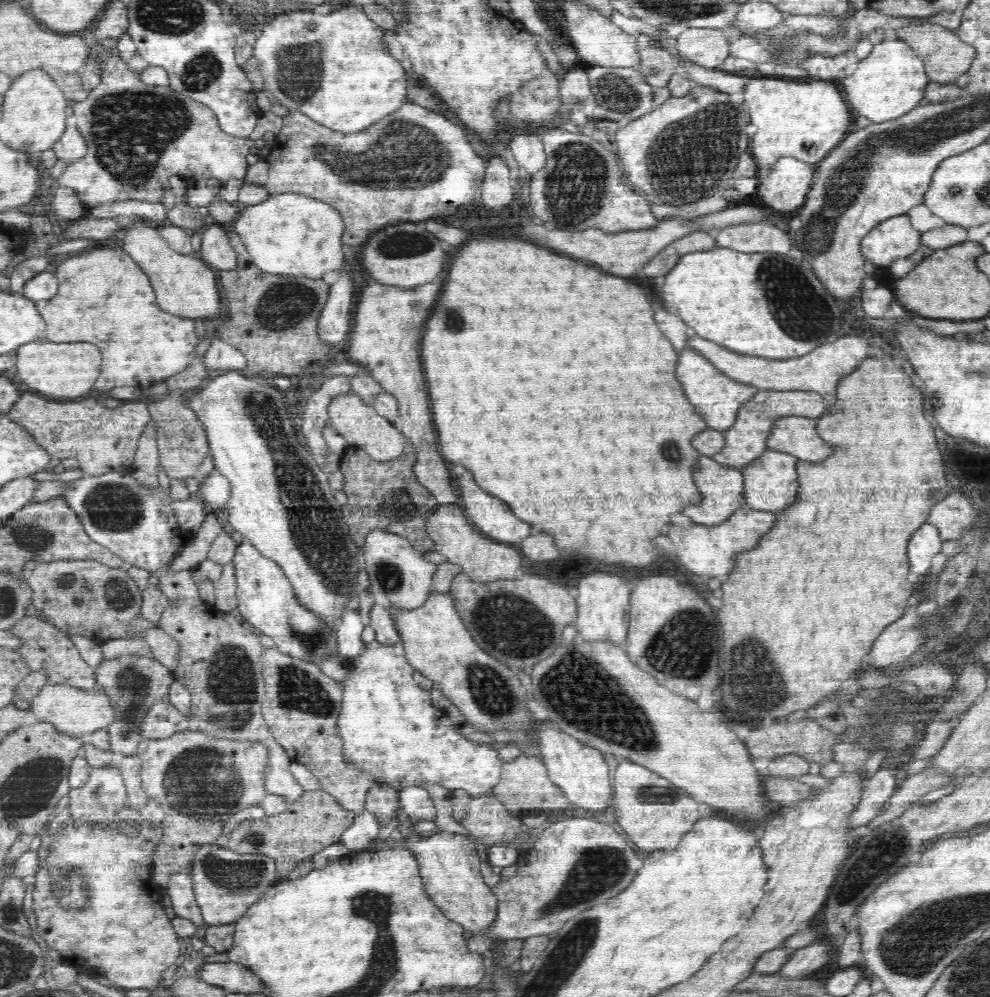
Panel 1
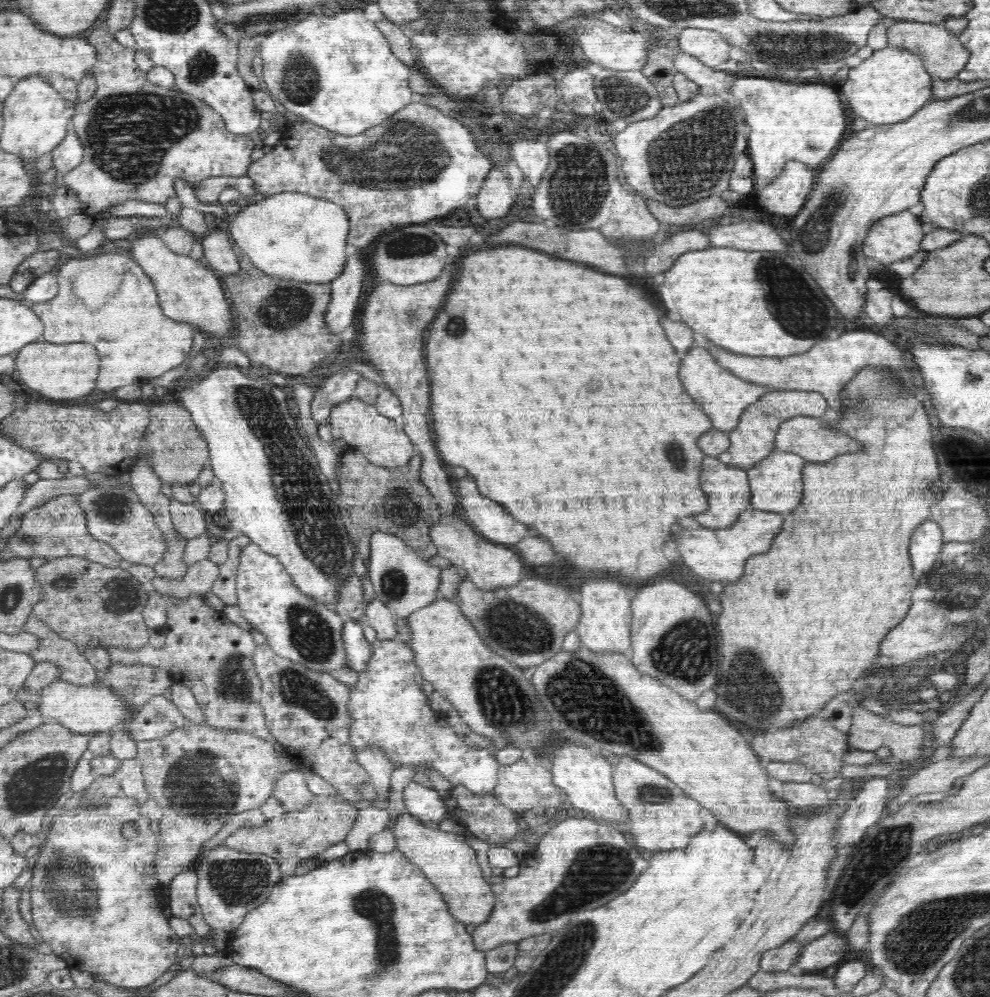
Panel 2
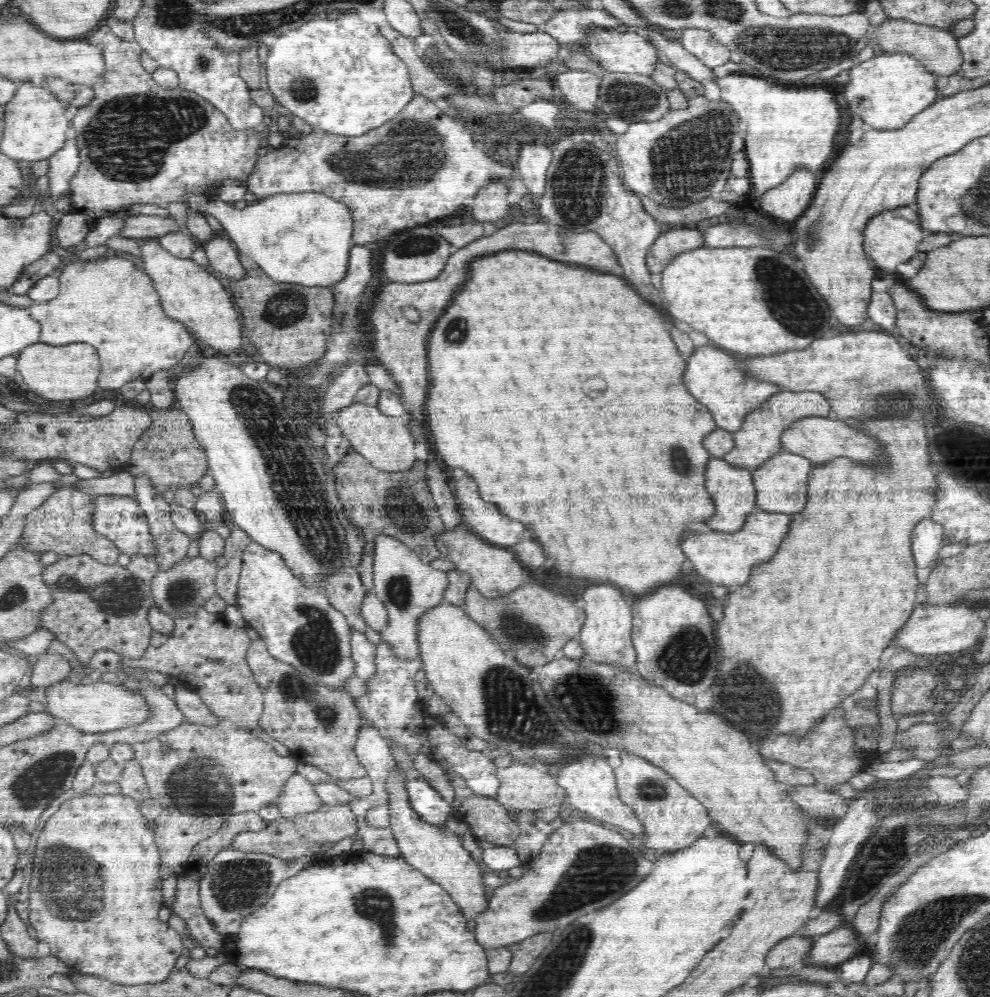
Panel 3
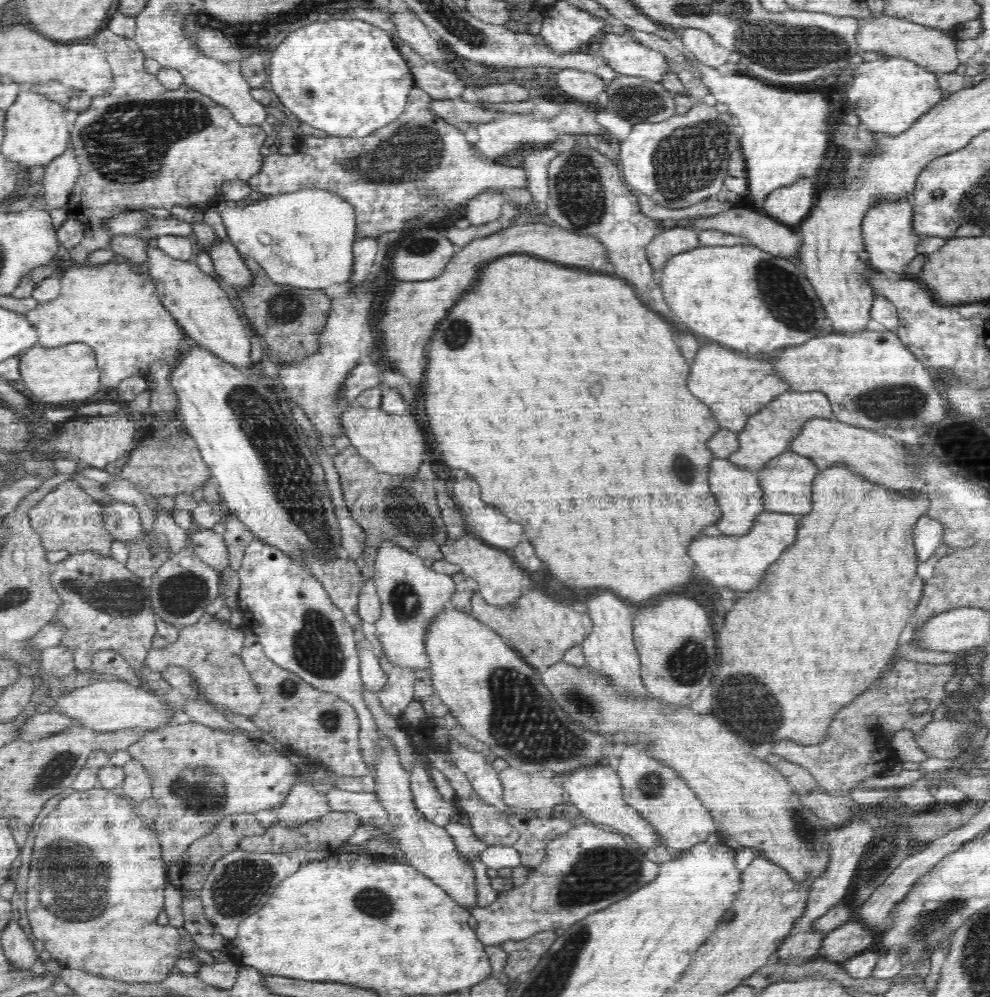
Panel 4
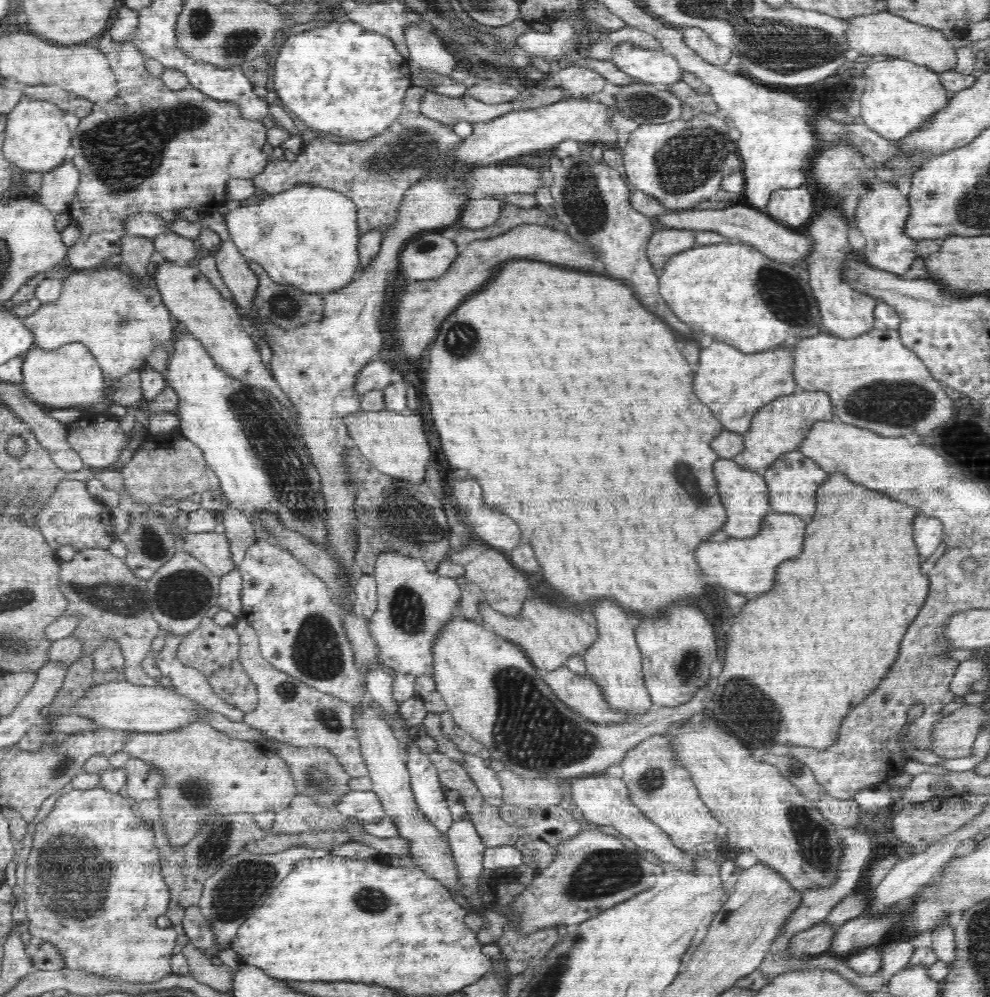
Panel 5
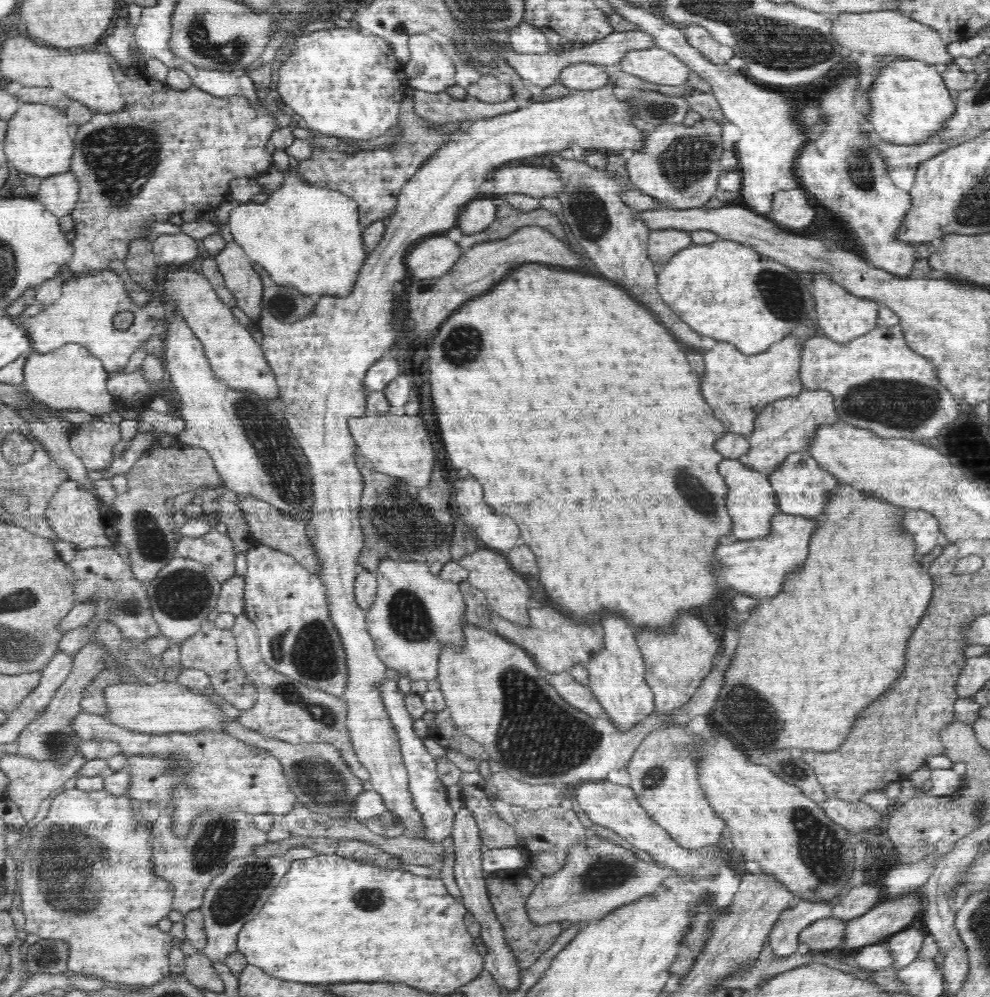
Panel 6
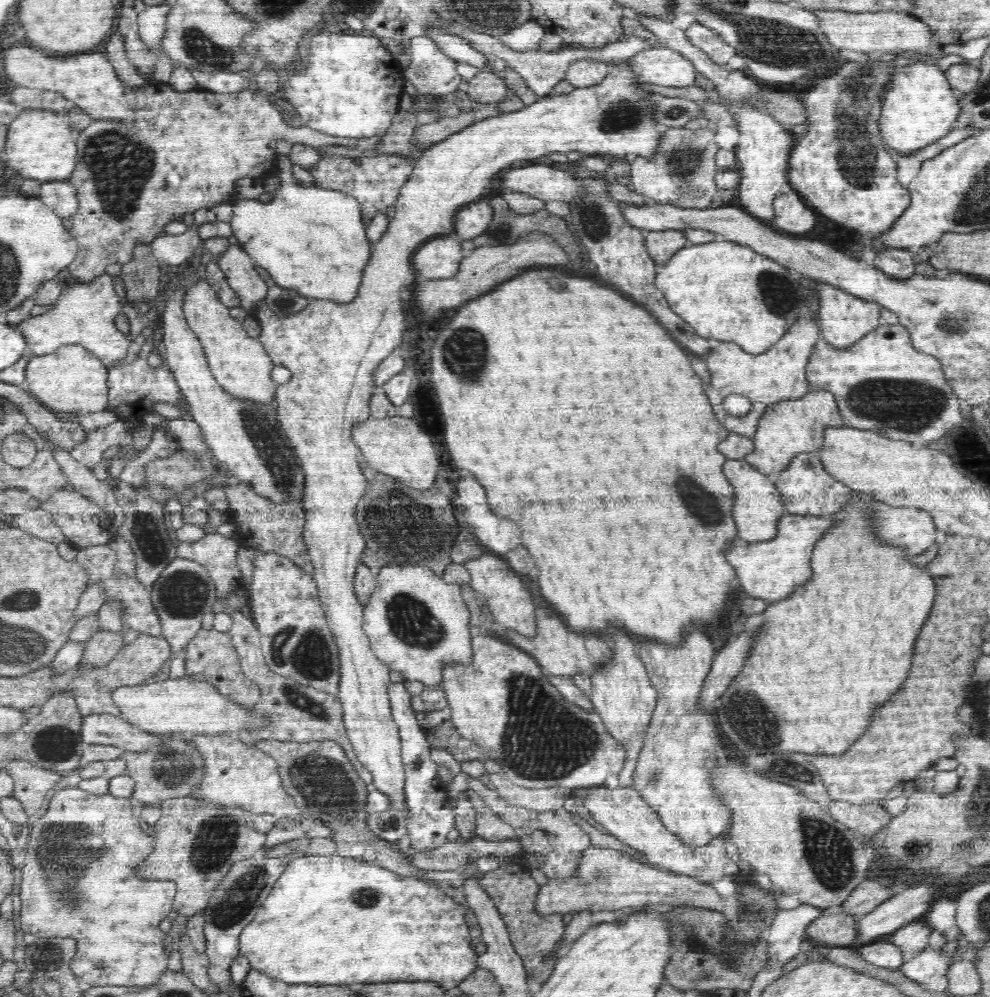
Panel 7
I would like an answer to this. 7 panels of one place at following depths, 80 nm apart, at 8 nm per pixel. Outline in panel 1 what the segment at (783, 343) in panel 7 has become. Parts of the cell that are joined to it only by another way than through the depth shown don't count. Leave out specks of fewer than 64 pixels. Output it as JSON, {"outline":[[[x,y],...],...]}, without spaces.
{"outline":[[[684,347],[680,352],[676,378],[683,386],[684,394],[693,409],[706,421],[708,428],[725,431],[736,420],[738,409],[749,401],[760,389],[750,384],[738,382],[723,372],[720,372],[705,356],[690,347]]]}

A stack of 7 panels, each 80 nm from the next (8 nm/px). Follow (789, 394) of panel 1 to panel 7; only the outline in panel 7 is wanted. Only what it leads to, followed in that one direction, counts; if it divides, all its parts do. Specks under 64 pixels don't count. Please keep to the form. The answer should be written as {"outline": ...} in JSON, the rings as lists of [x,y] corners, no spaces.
{"outline":[[[812,391],[796,400],[785,400],[770,405],[760,417],[755,435],[754,450],[743,461],[761,474],[773,476],[789,465],[791,458],[800,453],[821,449],[824,429],[847,426],[838,410],[835,396],[828,391]]]}

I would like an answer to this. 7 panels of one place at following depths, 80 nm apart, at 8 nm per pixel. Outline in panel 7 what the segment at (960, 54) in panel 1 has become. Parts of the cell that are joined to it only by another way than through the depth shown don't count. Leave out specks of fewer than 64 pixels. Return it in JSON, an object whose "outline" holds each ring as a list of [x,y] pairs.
{"outline":[[[818,10],[812,11],[818,18],[821,32],[826,35],[828,41],[837,49],[856,51],[871,54],[878,52],[902,53],[912,51],[930,57],[935,62],[942,59],[938,56],[943,51],[938,43],[932,41],[931,29],[916,17],[906,13],[874,12],[874,13],[850,13],[847,11]]]}

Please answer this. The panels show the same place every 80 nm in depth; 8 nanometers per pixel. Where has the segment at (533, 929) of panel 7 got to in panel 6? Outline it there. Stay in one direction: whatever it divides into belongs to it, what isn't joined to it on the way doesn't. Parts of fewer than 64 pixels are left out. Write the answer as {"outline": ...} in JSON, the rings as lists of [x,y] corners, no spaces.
{"outline":[[[506,869],[485,875],[485,884],[490,902],[493,904],[496,916],[503,926],[506,945],[510,947],[516,956],[516,963],[520,969],[528,969],[538,962],[556,942],[556,937],[562,934],[560,922],[550,922],[550,924],[535,924],[529,919],[524,908],[526,899],[534,890],[536,883],[527,876],[523,869]]]}

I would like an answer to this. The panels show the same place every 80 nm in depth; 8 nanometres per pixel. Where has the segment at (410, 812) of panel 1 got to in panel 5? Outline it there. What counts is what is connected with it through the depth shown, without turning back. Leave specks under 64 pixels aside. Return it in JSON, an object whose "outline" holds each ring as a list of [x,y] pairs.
{"outline":[[[414,741],[408,744],[406,750],[406,766],[416,804],[436,829],[446,834],[453,821],[446,796],[440,787],[441,781],[438,779],[436,767],[428,755],[420,752]]]}

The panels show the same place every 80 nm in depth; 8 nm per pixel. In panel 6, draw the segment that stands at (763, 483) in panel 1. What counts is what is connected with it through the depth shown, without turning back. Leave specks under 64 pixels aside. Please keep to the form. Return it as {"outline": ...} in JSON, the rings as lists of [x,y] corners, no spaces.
{"outline":[[[806,451],[789,454],[778,466],[778,470],[767,476],[770,481],[780,512],[806,518],[822,514],[826,504],[830,502],[830,494],[838,488],[840,482],[818,463]]]}

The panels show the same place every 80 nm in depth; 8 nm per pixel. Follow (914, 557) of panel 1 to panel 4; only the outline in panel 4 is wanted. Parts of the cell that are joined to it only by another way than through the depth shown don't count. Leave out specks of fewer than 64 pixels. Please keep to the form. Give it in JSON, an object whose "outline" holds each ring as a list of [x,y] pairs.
{"outline":[[[927,514],[921,516],[913,530],[915,548],[919,562],[926,562],[934,555],[938,547],[943,545],[943,536],[946,534],[941,522],[934,520]]]}

